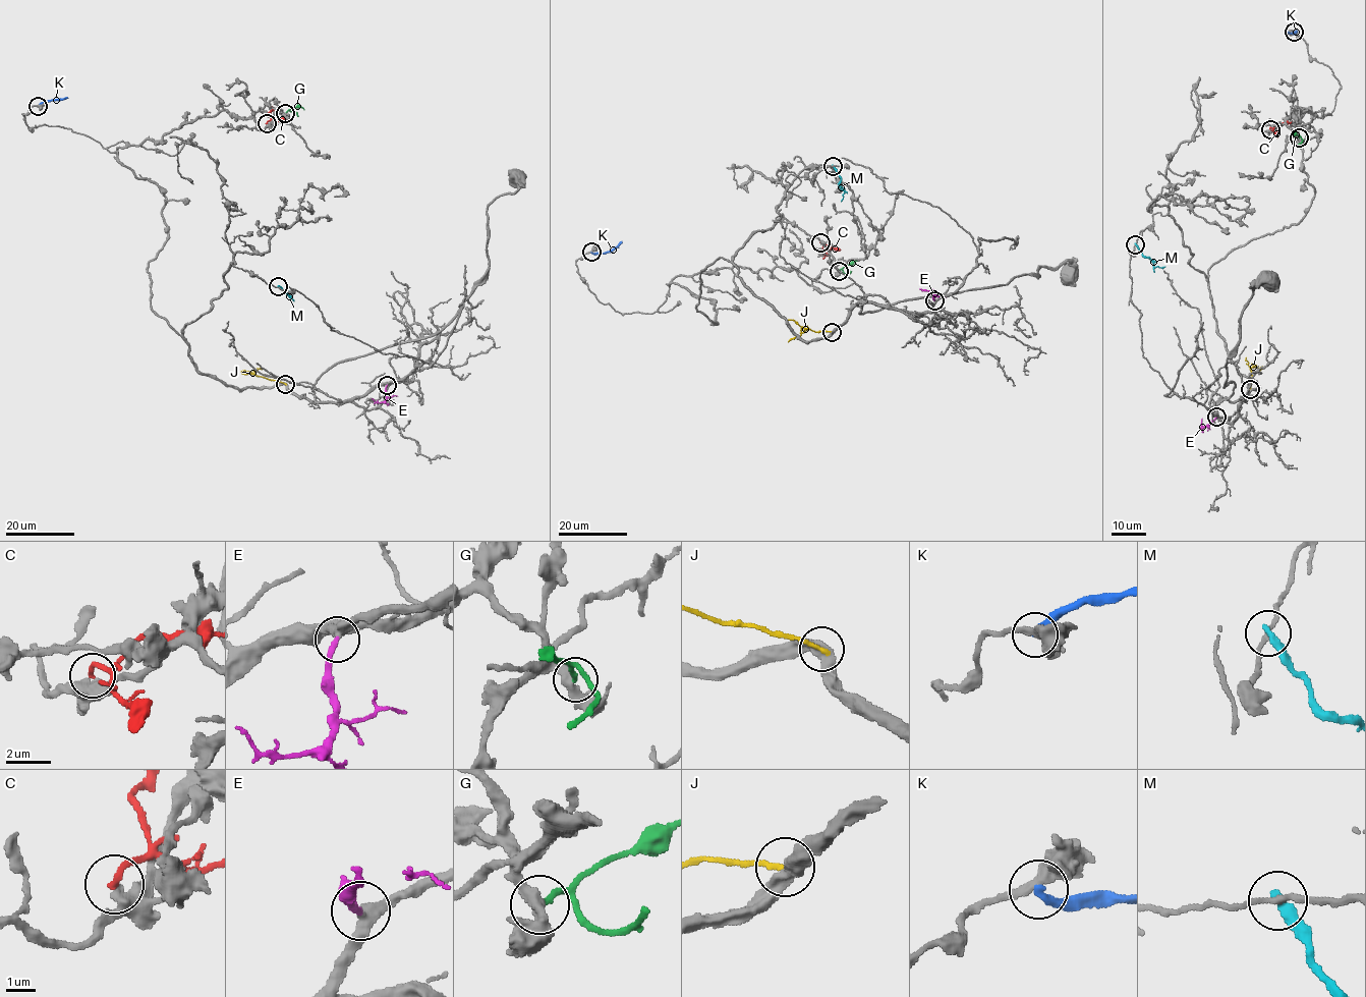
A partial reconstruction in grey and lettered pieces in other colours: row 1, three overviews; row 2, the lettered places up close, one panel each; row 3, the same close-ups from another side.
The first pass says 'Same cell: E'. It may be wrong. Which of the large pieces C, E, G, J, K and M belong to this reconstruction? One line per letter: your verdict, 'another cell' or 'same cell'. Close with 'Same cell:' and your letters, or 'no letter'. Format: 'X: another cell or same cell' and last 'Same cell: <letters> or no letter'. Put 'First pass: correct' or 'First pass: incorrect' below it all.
C: another cell
E: same cell
G: another cell
J: another cell
K: another cell
M: another cell
Same cell: E
First pass: correct

